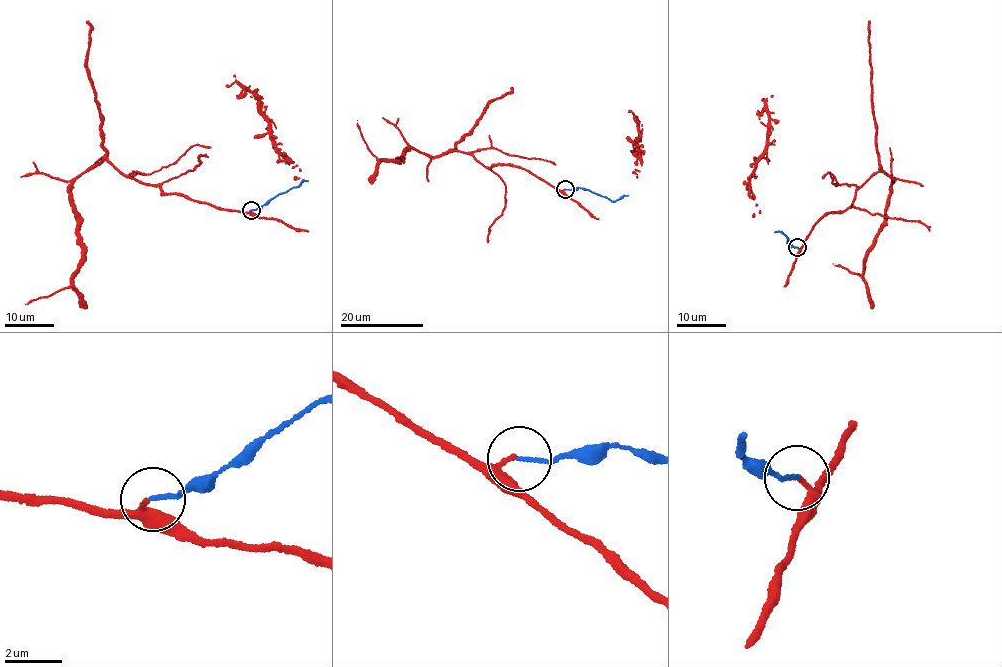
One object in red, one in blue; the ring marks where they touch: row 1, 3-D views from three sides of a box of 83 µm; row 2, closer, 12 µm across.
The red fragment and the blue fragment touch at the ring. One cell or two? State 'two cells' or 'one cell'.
one cell

